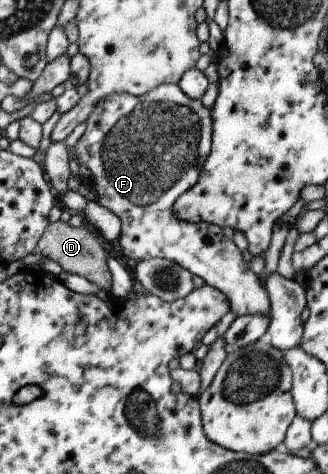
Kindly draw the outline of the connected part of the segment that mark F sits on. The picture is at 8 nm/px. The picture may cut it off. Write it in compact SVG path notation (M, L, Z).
M161 84L145 92L144 94L134 96L128 93L111 94L110 97L103 98L92 107L88 118L84 121L86 124L83 134L80 136L73 147L67 148L69 150L70 158L74 158L79 164L83 164L86 170L90 172L90 178L93 181L91 187L95 190L95 200L100 206L106 208L115 214L120 221L121 227L118 235L118 246L122 250L122 254L126 259L139 261L140 259L149 259L150 257L158 257L163 259L170 259L182 265L191 275L200 276L206 285L221 292L228 301L229 311L235 316L240 315L262 315L269 318L269 298L265 291L264 285L259 281L259 278L250 269L249 264L244 263L242 255L236 247L235 240L228 240L222 235L222 227L218 225L207 224L205 222L187 223L176 218L172 214L171 206L174 204L176 197L179 197L183 192L186 192L197 181L200 167L208 156L211 147L211 122L210 113L207 108L202 106L199 99L189 99L180 90L177 84Z

